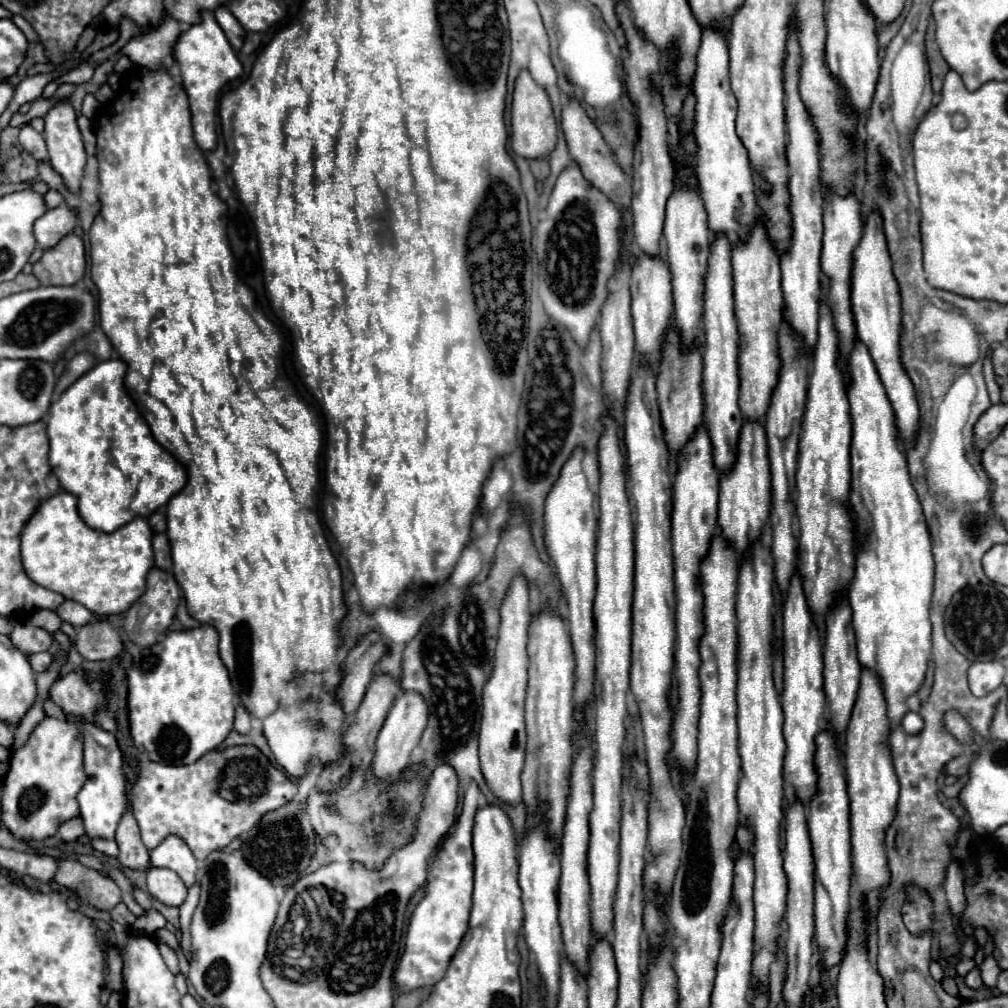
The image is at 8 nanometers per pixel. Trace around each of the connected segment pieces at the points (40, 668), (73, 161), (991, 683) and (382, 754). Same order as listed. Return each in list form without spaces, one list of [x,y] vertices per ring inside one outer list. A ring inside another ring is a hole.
[[[39,652],[39,654],[29,656],[29,662],[35,672],[45,672],[53,664],[53,656],[49,652]]]
[[[69,102],[57,104],[47,112],[43,136],[53,170],[63,178],[69,192],[79,194],[87,156],[77,128],[77,116]]]
[[[997,660],[973,662],[967,670],[969,688],[975,696],[985,696],[985,694],[993,692],[995,688],[999,688],[1003,682],[1003,676],[1005,676],[1005,668]]]
[[[403,692],[401,696],[397,696],[393,708],[387,714],[387,720],[377,736],[377,744],[375,744],[375,752],[373,752],[373,760],[371,760],[371,776],[375,780],[385,780],[389,776],[399,774],[407,764],[409,764],[409,756],[413,752],[413,748],[419,744],[423,728],[427,726],[427,704],[419,694],[413,692]]]

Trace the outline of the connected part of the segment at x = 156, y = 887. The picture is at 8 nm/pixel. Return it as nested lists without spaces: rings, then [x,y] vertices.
[[[149,868],[147,890],[165,906],[181,906],[187,896],[187,886],[173,870],[167,868]]]

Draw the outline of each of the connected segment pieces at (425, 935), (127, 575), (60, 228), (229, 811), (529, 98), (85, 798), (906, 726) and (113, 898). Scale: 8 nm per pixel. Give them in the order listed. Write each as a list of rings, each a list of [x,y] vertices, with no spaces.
[[[473,780],[465,784],[461,814],[453,824],[451,832],[443,838],[437,856],[429,868],[427,880],[423,884],[425,896],[415,906],[407,936],[405,948],[393,972],[393,982],[397,990],[411,992],[421,986],[437,984],[449,966],[451,956],[455,954],[463,934],[467,932],[469,924],[469,910],[471,910],[471,894],[473,894],[473,848],[471,848],[471,830],[473,818],[479,810],[479,804],[486,802],[485,796],[479,792],[479,787]]]
[[[59,492],[47,500],[41,500],[33,516],[23,524],[21,530],[21,564],[25,574],[39,586],[59,592],[67,600],[83,604],[97,616],[123,614],[143,592],[147,572],[153,568],[153,532],[145,518],[135,518],[123,528],[107,534],[89,528],[77,514],[77,498],[69,492]]]
[[[67,206],[47,210],[41,218],[37,218],[33,226],[37,246],[43,250],[53,248],[65,234],[73,232],[75,222],[77,222],[77,214]]]
[[[249,744],[249,746],[235,746],[235,748],[207,752],[195,764],[187,766],[171,766],[171,764],[141,760],[137,780],[129,792],[129,802],[131,802],[131,812],[139,822],[141,840],[147,846],[147,850],[153,850],[167,836],[173,834],[179,836],[191,848],[197,860],[205,860],[211,852],[225,848],[239,834],[251,830],[263,818],[263,814],[291,802],[297,790],[299,790],[297,780],[287,778],[283,770],[275,770],[275,766],[267,760],[263,752],[257,746]]]
[[[523,70],[515,82],[513,102],[511,102],[511,148],[515,154],[533,160],[547,158],[557,144],[557,122],[547,92],[535,84],[531,74]]]
[[[91,722],[81,724],[83,734],[83,756],[85,756],[85,774],[87,782],[77,794],[79,818],[83,820],[83,830],[87,838],[115,838],[117,824],[127,810],[125,794],[125,776],[123,776],[123,754],[113,734],[101,730]]]
[[[907,712],[901,726],[907,734],[919,734],[923,730],[923,718],[917,712]]]
[[[57,858],[57,864],[59,868],[54,882],[59,888],[75,888],[83,896],[83,900],[87,900],[95,910],[109,912],[115,904],[121,902],[121,890],[111,878],[105,878],[75,860]]]

